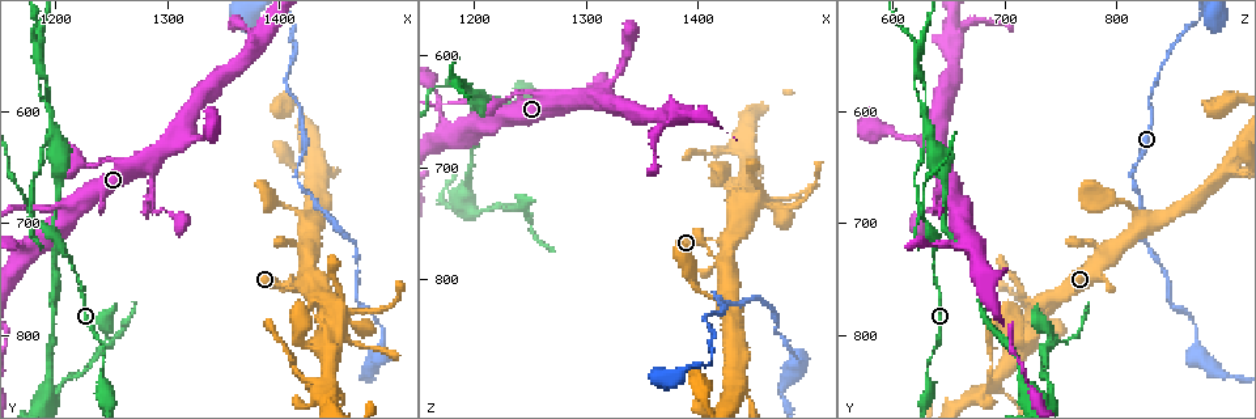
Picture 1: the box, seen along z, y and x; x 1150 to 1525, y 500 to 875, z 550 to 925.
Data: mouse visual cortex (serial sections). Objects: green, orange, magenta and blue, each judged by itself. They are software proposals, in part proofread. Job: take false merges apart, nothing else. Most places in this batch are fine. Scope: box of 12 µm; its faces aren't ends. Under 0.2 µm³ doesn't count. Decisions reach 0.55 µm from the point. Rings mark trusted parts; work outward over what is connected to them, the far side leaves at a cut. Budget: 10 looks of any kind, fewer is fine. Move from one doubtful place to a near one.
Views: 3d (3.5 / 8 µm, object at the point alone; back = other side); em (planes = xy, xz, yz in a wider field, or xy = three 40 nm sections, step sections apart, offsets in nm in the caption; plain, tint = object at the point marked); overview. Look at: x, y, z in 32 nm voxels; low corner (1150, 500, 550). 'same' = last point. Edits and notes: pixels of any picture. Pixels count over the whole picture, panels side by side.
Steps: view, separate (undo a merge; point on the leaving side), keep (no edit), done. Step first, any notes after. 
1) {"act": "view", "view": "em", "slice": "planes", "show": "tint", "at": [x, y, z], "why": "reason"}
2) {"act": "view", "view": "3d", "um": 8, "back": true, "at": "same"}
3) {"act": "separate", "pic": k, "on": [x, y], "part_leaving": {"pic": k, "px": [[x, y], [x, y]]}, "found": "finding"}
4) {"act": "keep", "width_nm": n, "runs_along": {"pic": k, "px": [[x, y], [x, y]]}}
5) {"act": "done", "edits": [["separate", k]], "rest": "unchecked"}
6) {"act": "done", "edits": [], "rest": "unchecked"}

{"act": "view", "view": "3d", "um": 3.5, "at": [1414, 656, 814], "why": "abrupt turn"}

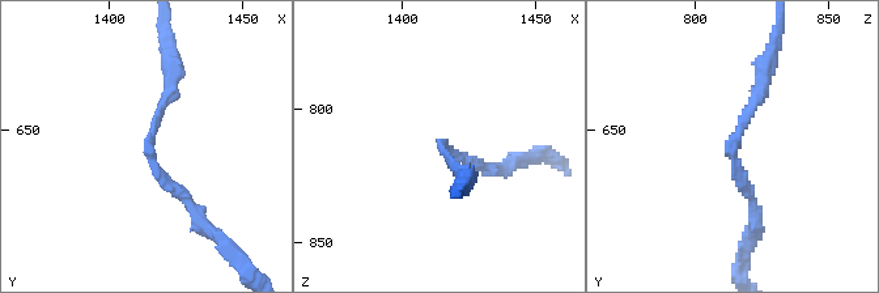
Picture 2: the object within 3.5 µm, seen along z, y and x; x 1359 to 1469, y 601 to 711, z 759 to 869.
{"act": "view", "view": "em", "slice": "xy", "step": 3, "show": "tint", "at": [1415, 656, 815], "why": "need the tissue"}

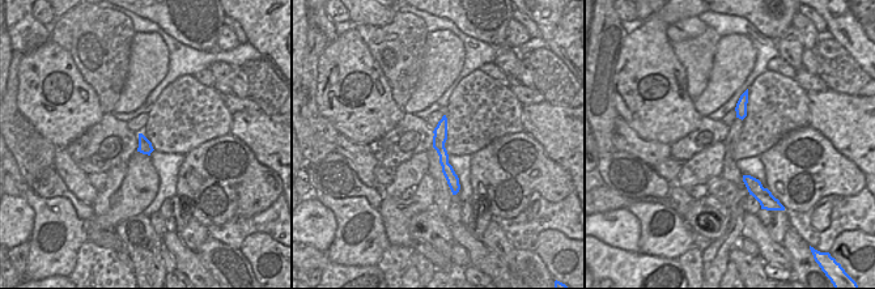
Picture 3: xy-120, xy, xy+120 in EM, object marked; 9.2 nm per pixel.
{"act": "view", "view": "em", "slice": "xy", "step": 5, "show": "tint", "at": "same", "why": "another direction"}

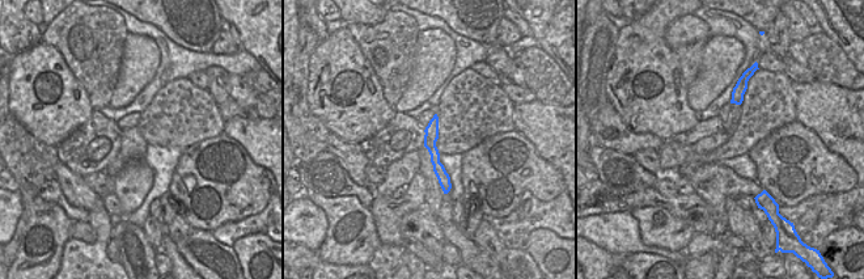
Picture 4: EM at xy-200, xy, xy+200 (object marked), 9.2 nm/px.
{"act": "keep", "arm_widths_nm": [150, 200], "runs_along": {"pic": 4, "px": [[435, 121], [432, 149], [447, 187]]}, "found": "one cell here"}

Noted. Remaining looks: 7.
{"act": "view", "view": "3d", "um": 3.5, "at": [1472, 772, 852]}

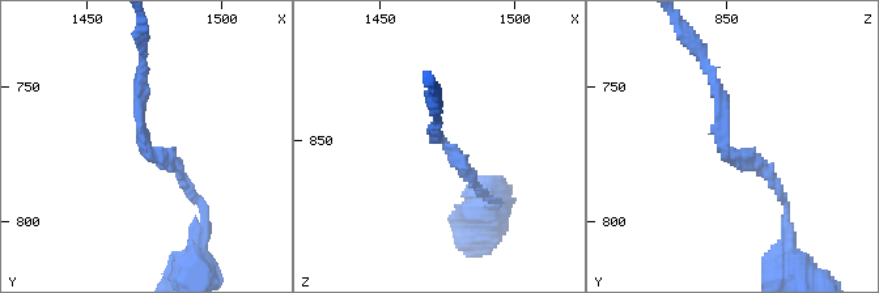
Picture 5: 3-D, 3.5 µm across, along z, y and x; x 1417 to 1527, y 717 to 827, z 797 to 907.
{"act": "view", "view": "em", "slice": "planes", "show": "tint", "at": [1472, 772, 849], "why": "now the EM"}

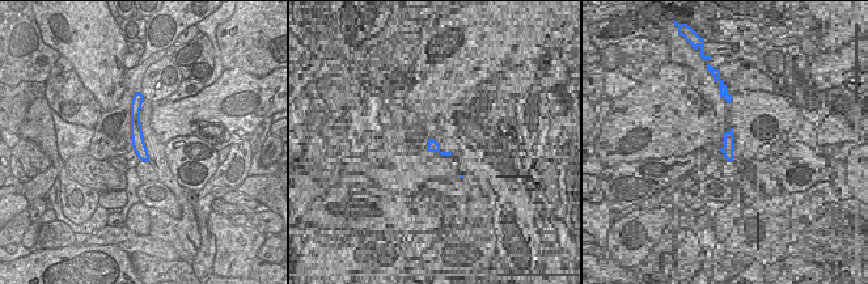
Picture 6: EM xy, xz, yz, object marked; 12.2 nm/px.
{"act": "keep", "arm_widths_nm": [150, 150], "runs_along": {"pic": 6, "px": [[138, 105], [135, 132], [145, 157]]}, "found": "all the same cell"}

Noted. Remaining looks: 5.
{"act": "view", "view": "3d", "um": 3.5, "back": true, "at": [1218, 742, 640], "why": "thick turns thin"}

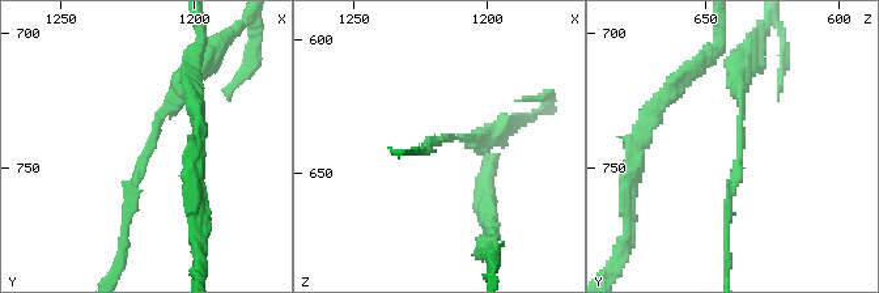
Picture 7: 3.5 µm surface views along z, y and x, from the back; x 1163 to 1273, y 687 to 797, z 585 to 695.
{"act": "view", "view": "em", "slice": "xy", "step": 3, "show": "tint", "at": [1219, 743, 637], "why": "shape alone is not enough"}

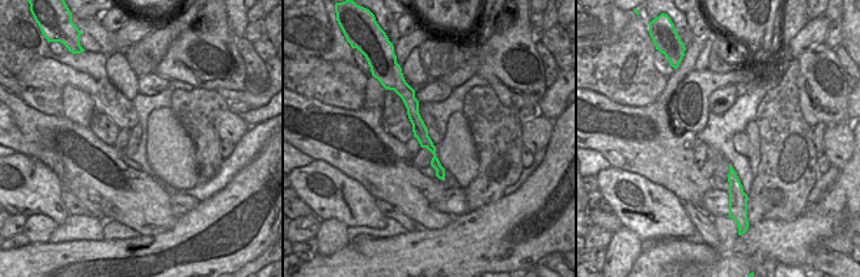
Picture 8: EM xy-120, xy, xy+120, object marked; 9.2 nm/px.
{"act": "keep", "runs_along": {"pic": 8, "px": [[401, 89], [441, 175]]}, "found": "continuous, no second cell"}

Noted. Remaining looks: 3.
{"act": "view", "view": "3d", "um": 3.5, "at": [1178, 682, 624], "why": "thin neck"}

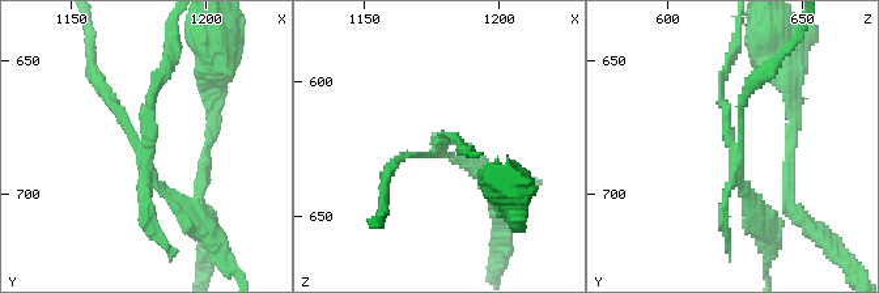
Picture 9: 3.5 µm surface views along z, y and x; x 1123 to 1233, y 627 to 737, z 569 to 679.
{"act": "view", "view": "em", "slice": "planes", "show": "tint", "at": [1178, 682, 625], "why": "now the EM"}

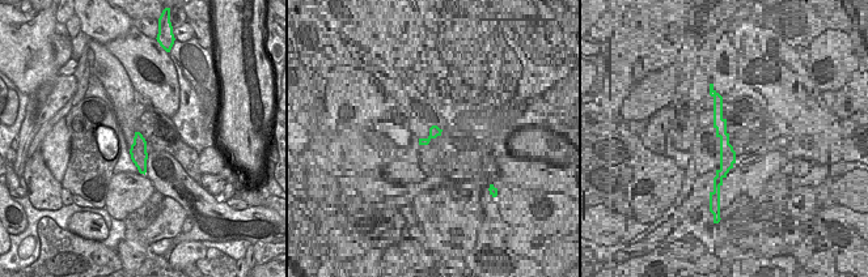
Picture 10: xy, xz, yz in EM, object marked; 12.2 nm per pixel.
{"act": "view", "view": "em", "slice": "xy", "step": 1, "show": "tint", "at": "same", "why": "cut it another way"}

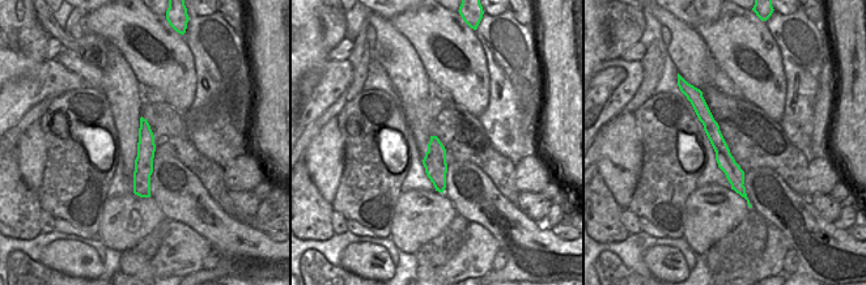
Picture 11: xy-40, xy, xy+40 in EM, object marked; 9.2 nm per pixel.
{"act": "separate", "pic": 9, "on": [144, 223], "width_nm": 220, "part_leaving": {"pic": 9, "px": [[153, 179], [145, 106], [169, 58]]}, "found": "two cells meet here"}

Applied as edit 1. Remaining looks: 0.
{"act": "done", "edits": [["separate", 9]], "rest": "unchecked"}

